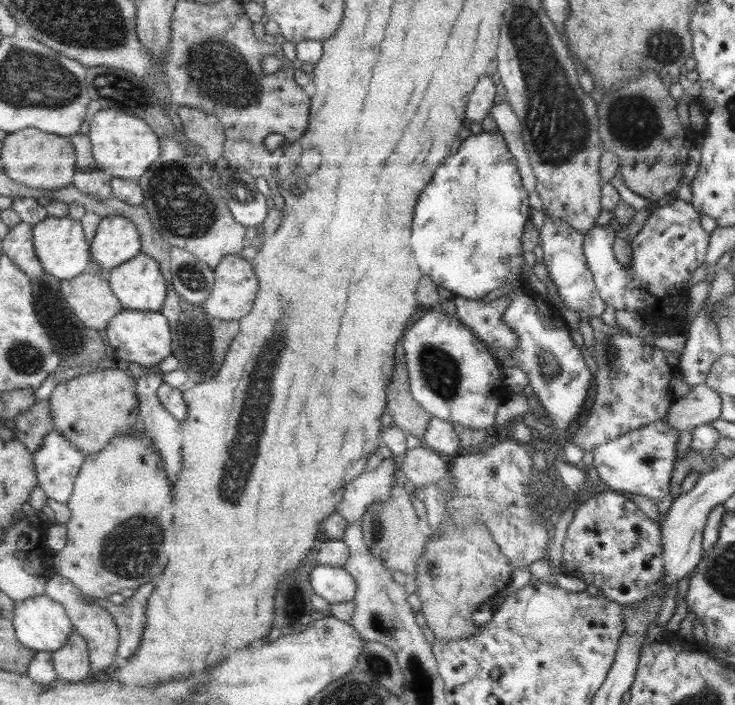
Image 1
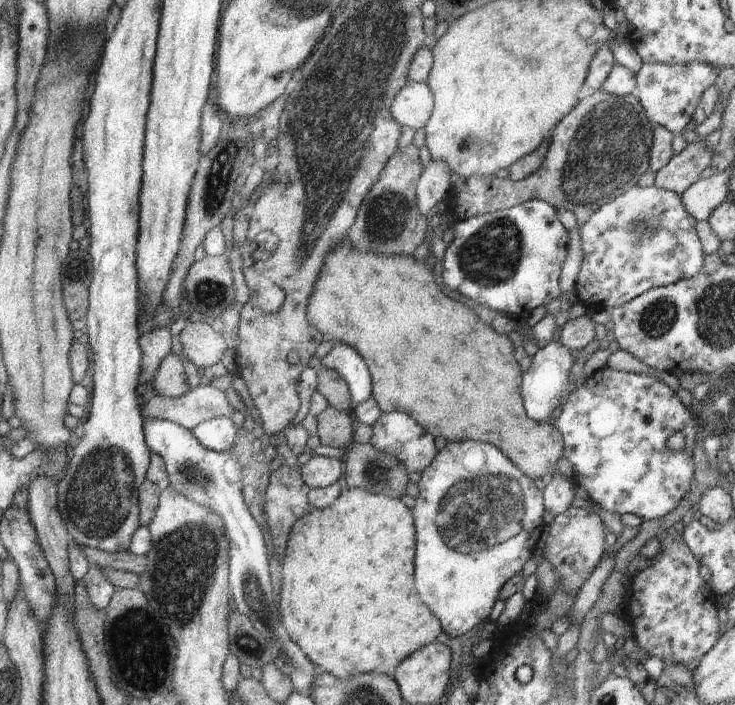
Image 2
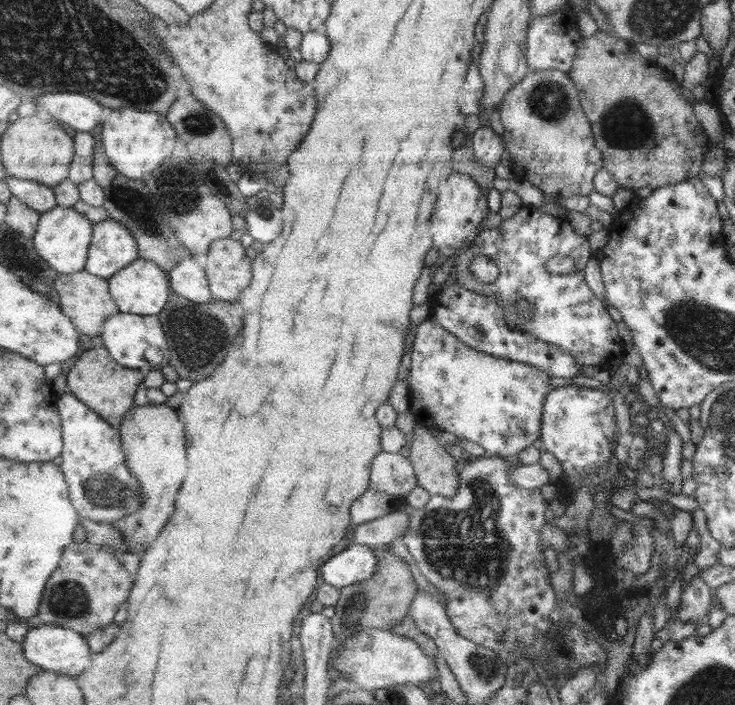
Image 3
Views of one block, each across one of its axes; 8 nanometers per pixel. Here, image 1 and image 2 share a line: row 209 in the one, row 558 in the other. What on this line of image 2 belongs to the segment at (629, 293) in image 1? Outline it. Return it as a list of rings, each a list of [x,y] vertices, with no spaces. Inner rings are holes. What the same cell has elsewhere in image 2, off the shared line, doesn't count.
[[[673,534],[661,535],[659,541],[659,551],[657,554],[647,560],[647,566],[631,578],[629,590],[622,598],[619,614],[628,624],[631,630],[631,639],[635,645],[642,649],[647,656],[656,657],[662,660],[663,664],[683,664],[691,672],[699,666],[701,656],[703,656],[719,638],[719,622],[717,621],[717,607],[714,592],[708,584],[705,584],[697,568],[697,560],[689,552],[681,537]]]

